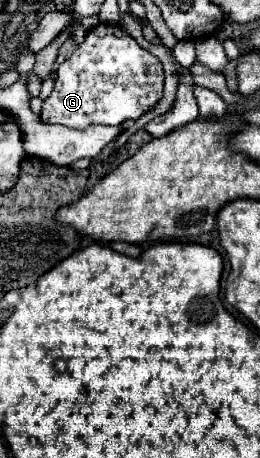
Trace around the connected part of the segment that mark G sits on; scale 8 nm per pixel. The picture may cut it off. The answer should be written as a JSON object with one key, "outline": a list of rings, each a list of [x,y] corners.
{"outline":[[[98,24],[96,28],[88,30],[78,50],[56,70],[54,88],[52,94],[42,104],[40,118],[44,124],[62,124],[68,128],[122,124],[126,120],[136,120],[142,114],[146,114],[162,98],[162,86],[164,86],[164,70],[154,54],[144,50],[122,26]]]}

